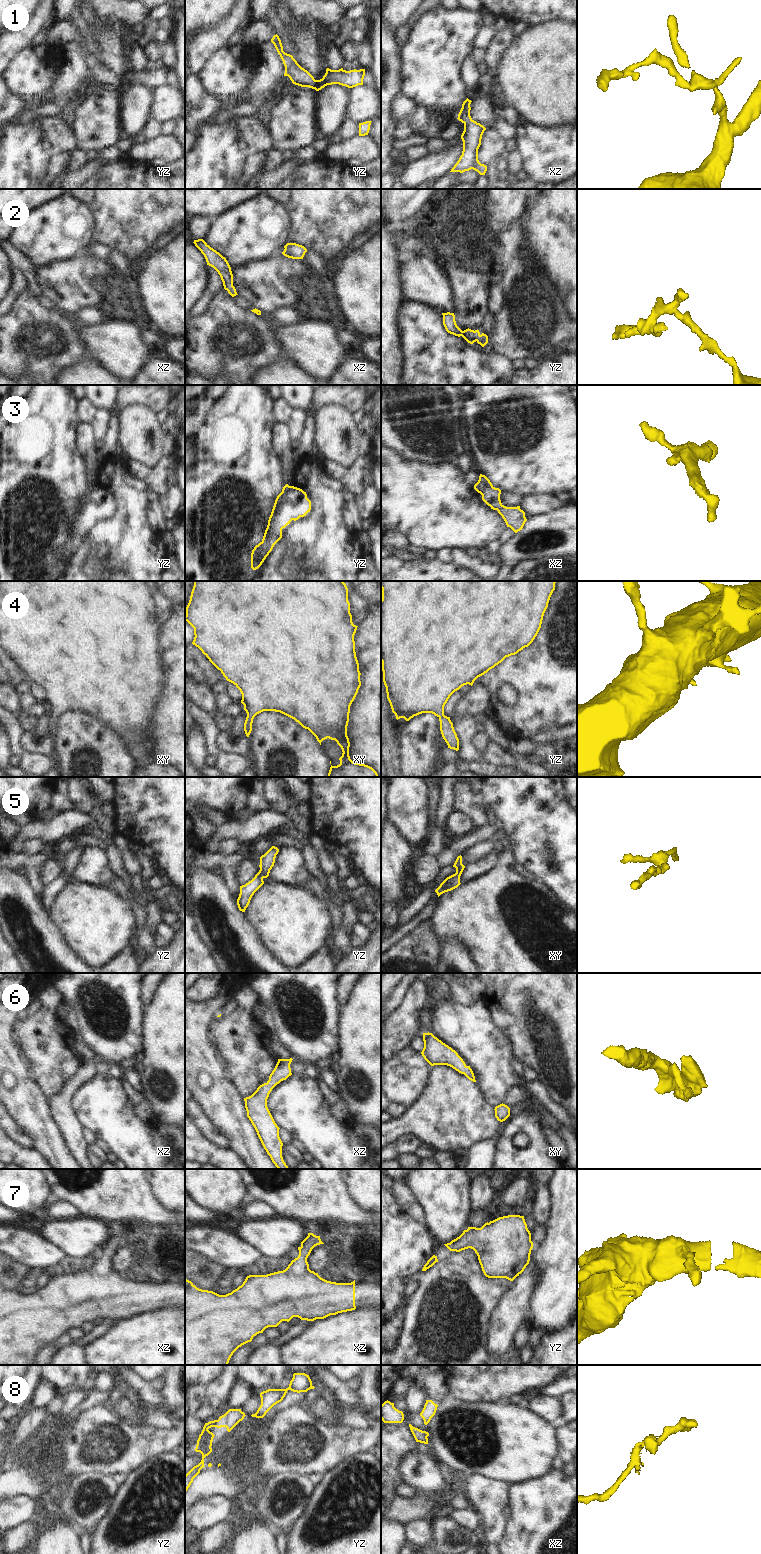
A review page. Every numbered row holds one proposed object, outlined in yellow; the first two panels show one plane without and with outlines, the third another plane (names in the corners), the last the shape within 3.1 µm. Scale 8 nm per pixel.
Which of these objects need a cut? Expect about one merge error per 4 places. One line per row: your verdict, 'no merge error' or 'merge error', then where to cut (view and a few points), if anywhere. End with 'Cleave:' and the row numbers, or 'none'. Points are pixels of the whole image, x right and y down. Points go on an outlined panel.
1: no merge error | no cut
2: no merge error | no cut
3: no merge error | no cut
4: no merge error | no cut
5: no merge error | no cut
6: no merge error | no cut
7: no merge error | no cut
8: merge error | xz (425, 1432), (427, 1436)
Cleave: 8

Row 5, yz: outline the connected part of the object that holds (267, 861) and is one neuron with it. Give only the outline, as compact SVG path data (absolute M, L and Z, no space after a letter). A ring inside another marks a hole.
M272 846L264 855L260 857L259 872L251 881L240 886L240 894L237 899L237 905L240 911L245 912L254 893L264 884L263 879L269 876L278 852L279 849Z

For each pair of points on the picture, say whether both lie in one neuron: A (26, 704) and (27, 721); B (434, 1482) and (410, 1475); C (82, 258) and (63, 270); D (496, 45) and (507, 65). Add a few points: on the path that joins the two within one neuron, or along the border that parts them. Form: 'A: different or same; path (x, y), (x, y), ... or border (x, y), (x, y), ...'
A: same; path (25, 708), (25, 717)
B: same; path (428, 1480), (423, 1475), (416, 1475)
C: same; path (77, 263), (68, 270)
D: different; border (514, 36), (496, 74)

